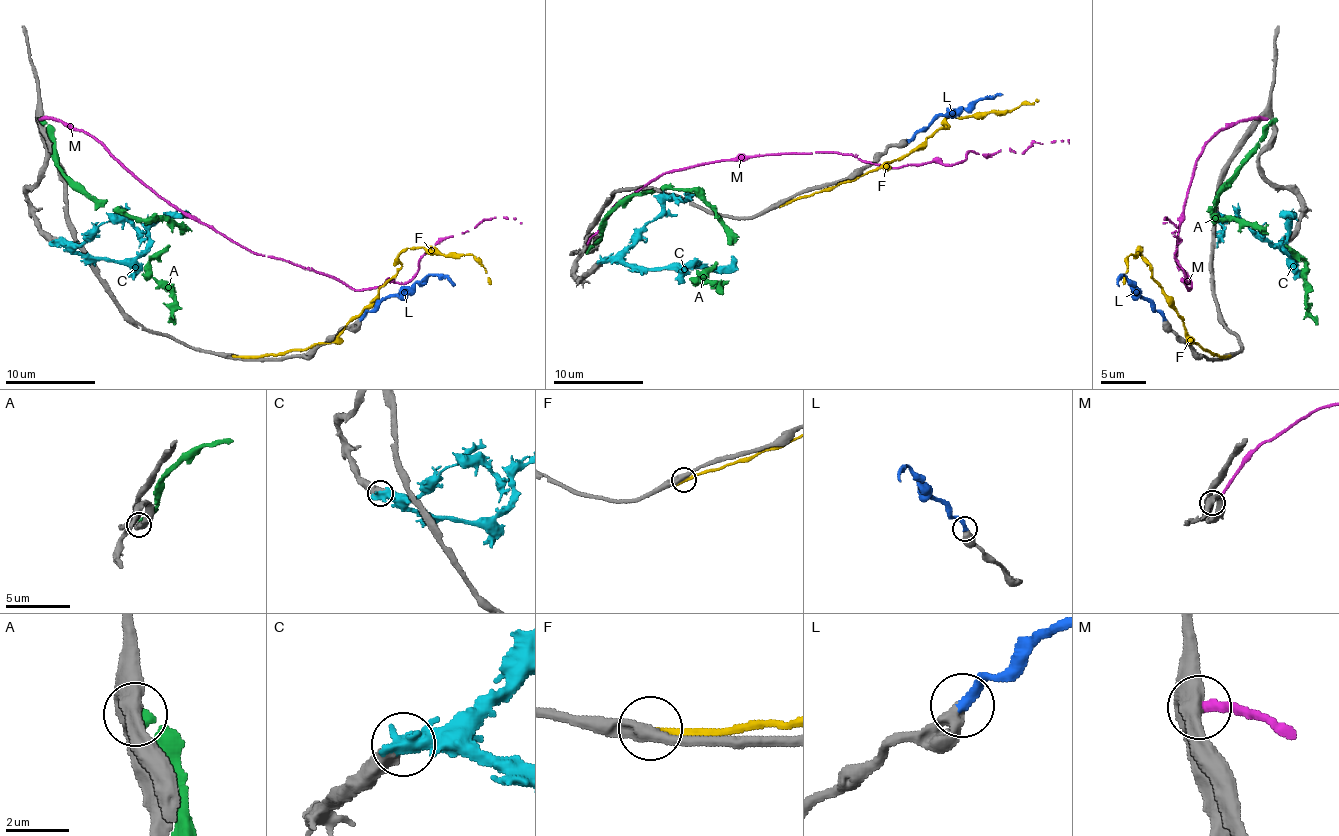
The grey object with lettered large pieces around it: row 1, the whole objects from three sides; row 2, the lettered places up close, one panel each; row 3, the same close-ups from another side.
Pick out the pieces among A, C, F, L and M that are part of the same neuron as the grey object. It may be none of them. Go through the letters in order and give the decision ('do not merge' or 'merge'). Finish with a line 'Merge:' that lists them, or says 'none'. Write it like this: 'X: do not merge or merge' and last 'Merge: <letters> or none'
A: do not merge
C: merge
F: do not merge
L: merge
M: do not merge
Merge: C, L

